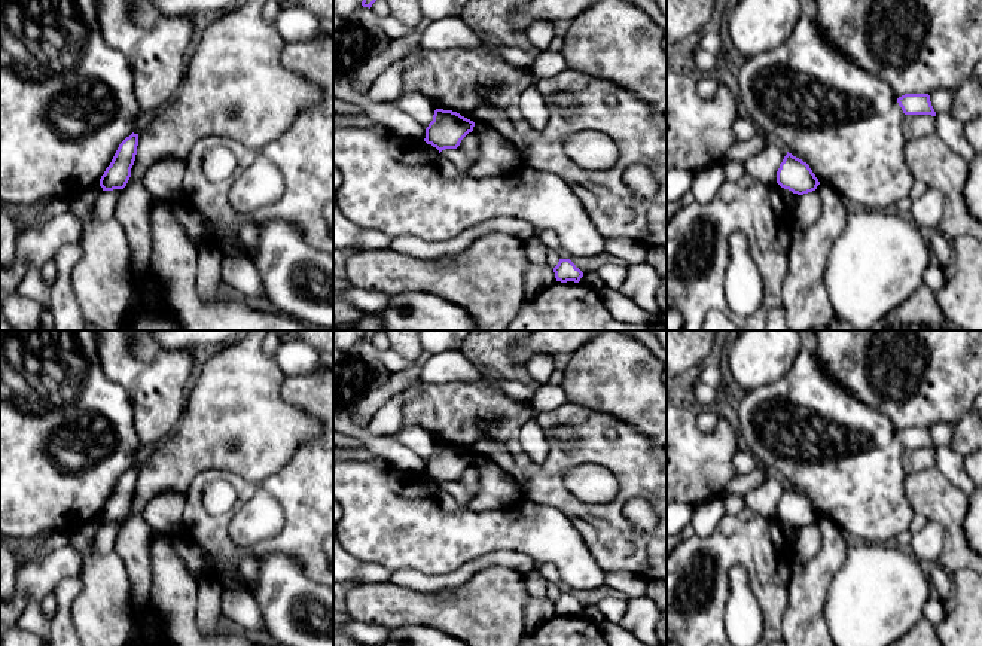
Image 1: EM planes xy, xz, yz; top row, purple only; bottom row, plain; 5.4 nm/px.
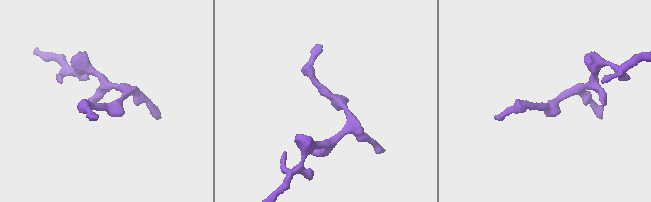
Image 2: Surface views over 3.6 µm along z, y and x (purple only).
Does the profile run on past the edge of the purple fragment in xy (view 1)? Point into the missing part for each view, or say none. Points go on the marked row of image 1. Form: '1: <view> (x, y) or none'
1: none

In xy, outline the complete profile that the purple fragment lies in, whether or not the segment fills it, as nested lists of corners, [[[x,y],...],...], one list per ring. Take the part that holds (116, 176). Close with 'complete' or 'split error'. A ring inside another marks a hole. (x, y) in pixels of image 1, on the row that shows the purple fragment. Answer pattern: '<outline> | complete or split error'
[[[131,134],[118,147],[110,165],[100,179],[103,191],[123,189],[131,177],[135,161],[138,134]]] | complete

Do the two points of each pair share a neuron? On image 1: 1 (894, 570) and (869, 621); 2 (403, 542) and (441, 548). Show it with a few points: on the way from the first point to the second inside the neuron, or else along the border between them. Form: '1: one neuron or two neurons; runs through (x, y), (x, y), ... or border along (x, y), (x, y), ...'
1: one neuron; runs through (883, 582), (869, 609)
2: one neuron; runs through (412, 542), (432, 542)

